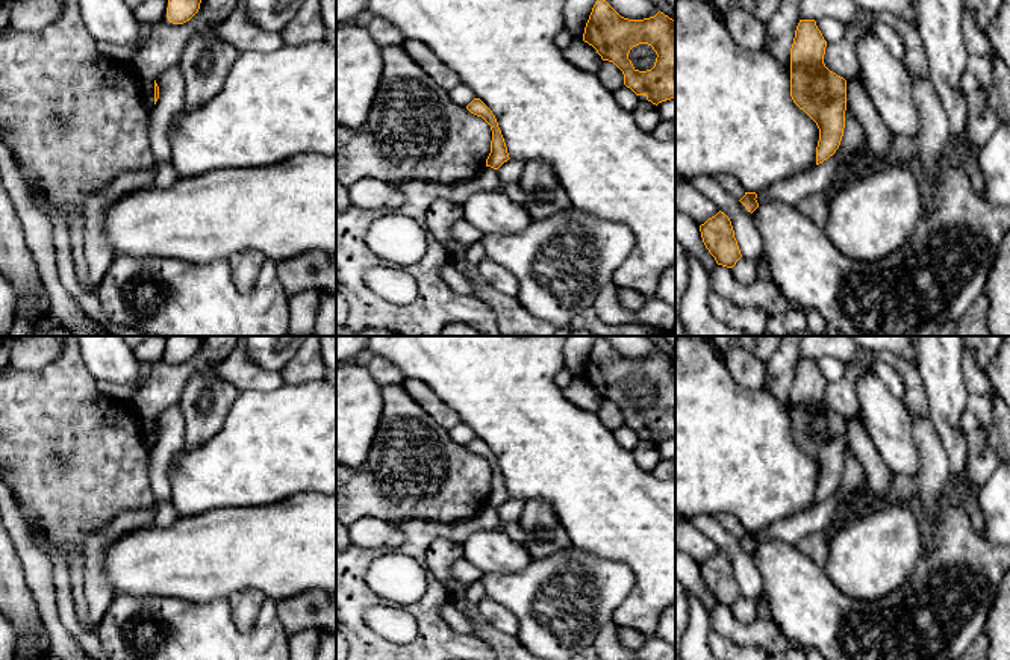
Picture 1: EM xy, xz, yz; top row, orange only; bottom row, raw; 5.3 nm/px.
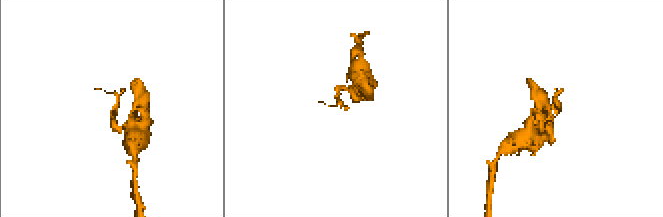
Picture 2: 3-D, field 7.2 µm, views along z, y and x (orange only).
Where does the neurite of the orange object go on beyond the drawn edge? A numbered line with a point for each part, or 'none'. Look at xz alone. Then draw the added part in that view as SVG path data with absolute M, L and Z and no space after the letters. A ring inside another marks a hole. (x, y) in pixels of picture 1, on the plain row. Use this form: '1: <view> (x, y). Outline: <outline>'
none

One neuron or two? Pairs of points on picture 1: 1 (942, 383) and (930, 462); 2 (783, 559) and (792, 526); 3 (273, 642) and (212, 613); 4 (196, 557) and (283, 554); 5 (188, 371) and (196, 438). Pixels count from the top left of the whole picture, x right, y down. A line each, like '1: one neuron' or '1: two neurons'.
1: two neurons
2: two neurons
3: one neuron
4: one neuron
5: two neurons

